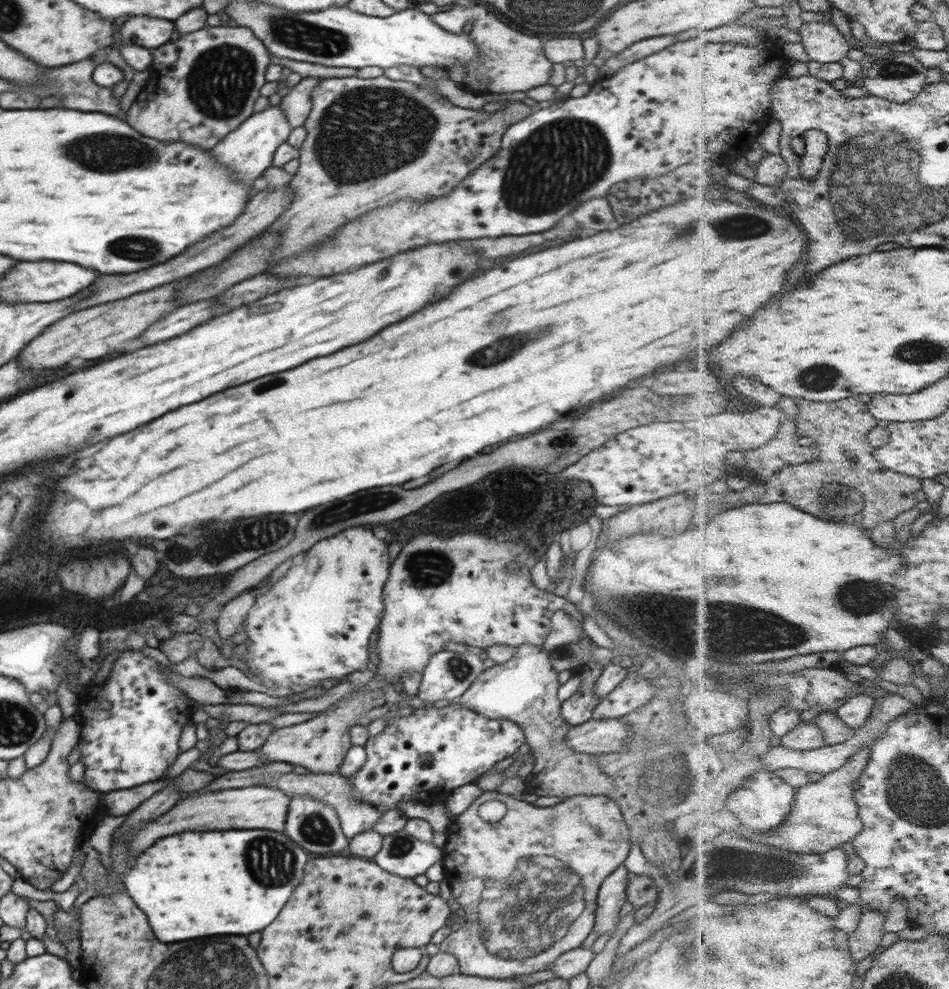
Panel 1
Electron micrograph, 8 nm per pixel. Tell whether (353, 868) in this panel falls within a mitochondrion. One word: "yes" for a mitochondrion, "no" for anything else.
no

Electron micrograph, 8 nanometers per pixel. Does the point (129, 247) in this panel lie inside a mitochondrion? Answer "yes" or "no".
yes

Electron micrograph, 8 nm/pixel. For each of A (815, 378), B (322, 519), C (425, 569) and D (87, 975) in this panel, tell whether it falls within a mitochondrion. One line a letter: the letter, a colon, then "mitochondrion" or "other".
A: mitochondrion
B: mitochondrion
C: mitochondrion
D: other

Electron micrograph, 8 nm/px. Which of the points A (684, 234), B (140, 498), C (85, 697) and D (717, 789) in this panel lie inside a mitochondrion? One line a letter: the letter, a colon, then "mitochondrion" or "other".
A: mitochondrion
B: other
C: other
D: other

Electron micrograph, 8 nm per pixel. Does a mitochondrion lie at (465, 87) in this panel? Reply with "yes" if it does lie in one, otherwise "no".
no

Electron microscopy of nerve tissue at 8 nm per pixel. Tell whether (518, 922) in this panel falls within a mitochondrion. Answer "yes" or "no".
yes

